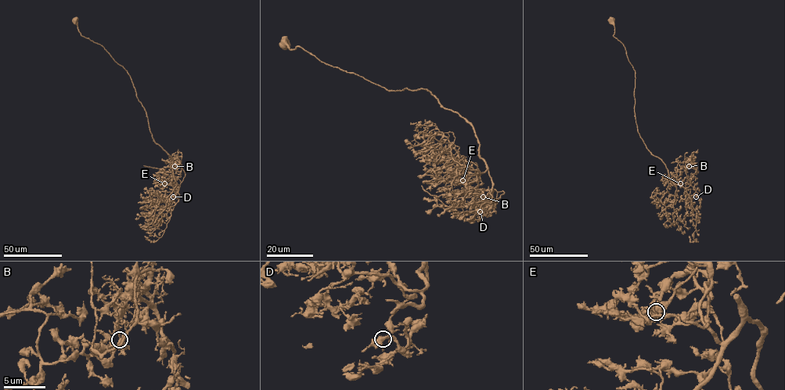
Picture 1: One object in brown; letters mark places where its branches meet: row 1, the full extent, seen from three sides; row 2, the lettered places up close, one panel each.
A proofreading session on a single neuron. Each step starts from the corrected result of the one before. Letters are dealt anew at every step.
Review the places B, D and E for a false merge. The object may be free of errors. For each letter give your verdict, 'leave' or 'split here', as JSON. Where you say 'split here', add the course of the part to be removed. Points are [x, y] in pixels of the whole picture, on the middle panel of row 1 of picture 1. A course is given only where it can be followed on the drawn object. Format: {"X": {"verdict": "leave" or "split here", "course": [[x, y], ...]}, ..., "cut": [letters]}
{"B": {"verdict": "split here", "course": [[484, 196], [475, 210], [454, 211], [430, 195], [421, 185]]}, "D": {"verdict": "leave"}, "E": {"verdict": "leave"}, "cut": ["B"]}

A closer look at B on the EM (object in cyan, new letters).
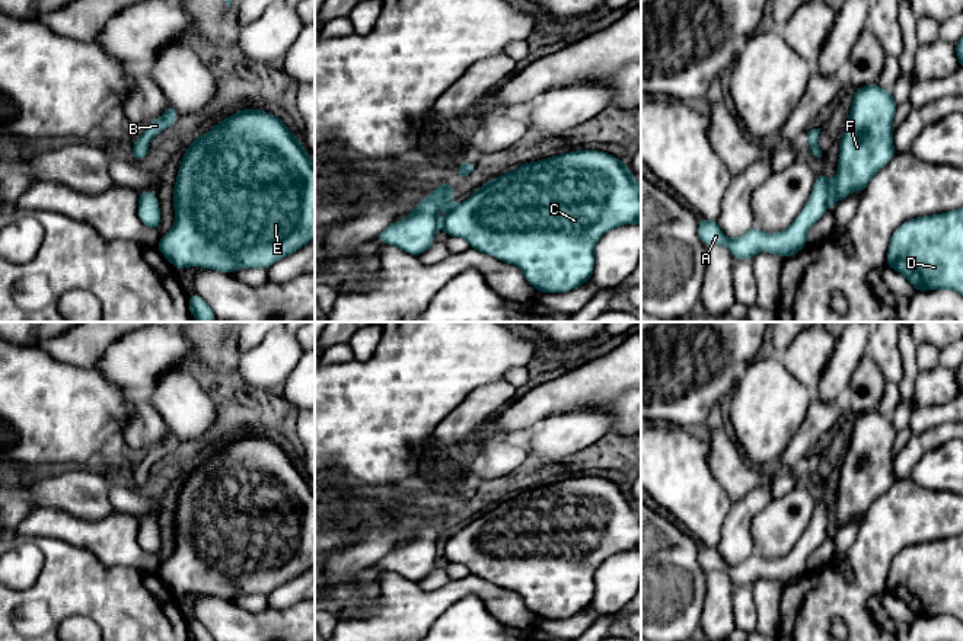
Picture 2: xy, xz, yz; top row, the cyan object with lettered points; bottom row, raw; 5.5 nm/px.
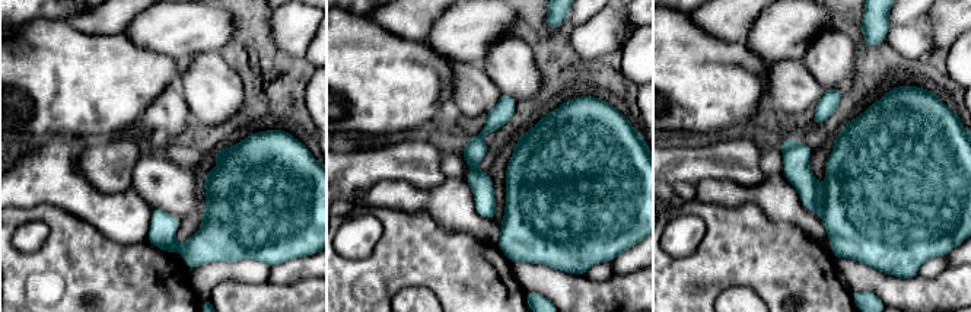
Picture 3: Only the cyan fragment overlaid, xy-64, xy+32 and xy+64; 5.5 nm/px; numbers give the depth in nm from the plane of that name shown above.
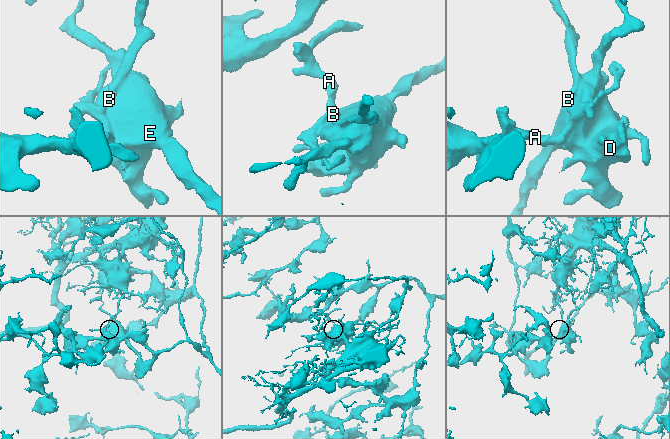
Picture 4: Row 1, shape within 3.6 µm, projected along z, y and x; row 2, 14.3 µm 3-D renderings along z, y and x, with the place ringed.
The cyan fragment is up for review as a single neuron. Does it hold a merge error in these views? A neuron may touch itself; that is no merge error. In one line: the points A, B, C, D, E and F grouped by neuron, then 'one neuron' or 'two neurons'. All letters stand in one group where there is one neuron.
A C D E F / B | two neurons

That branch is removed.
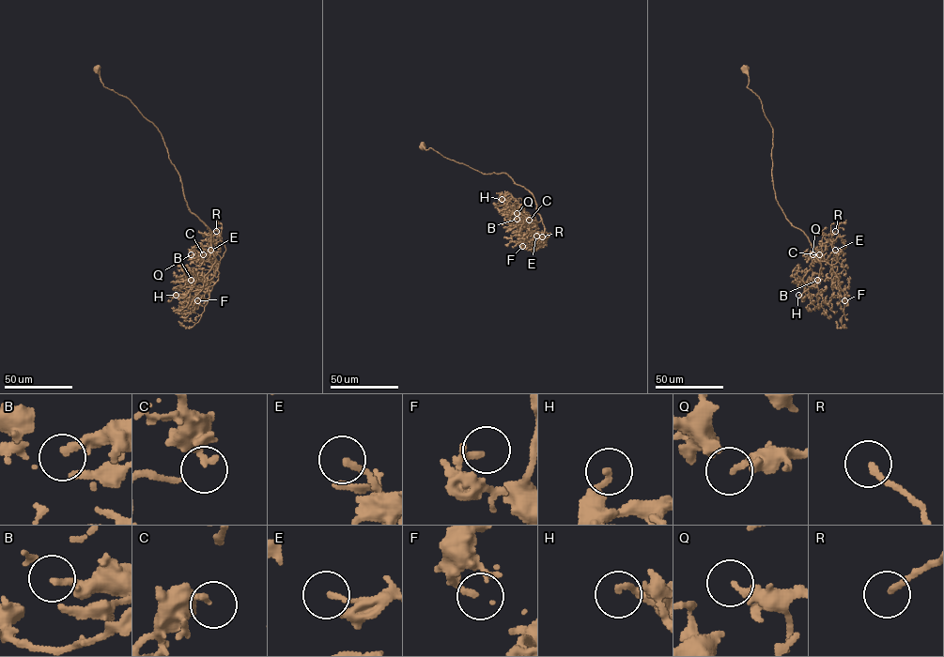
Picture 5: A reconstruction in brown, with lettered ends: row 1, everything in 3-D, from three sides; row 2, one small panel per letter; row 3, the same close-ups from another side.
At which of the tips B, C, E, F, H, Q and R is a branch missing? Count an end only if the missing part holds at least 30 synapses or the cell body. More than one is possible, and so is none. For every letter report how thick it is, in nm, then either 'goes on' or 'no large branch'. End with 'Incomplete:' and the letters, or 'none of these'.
B: 240 nm thick; no large branch
C: 320 nm thick; no large branch
E: 170 nm thick; no large branch
F: 190 nm thick; no large branch
H: 280 nm thick; no large branch
Q: 200 nm thick; no large branch
R: 180 nm thick; goes on
Incomplete: R

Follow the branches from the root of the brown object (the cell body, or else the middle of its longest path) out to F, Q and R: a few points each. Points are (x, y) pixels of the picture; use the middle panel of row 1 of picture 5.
F: (423, 145), (483, 174), (505, 173), (527, 189), (536, 204), (544, 236), (543, 239), (525, 240), (522, 246)
Q: (423, 145), (483, 174), (507, 174), (533, 195), (541, 220), (537, 221), (523, 210), (517, 213)
R: (423, 145), (483, 174), (505, 173), (524, 187), (536, 204), (544, 237), (551, 234), (546, 232), (542, 236)

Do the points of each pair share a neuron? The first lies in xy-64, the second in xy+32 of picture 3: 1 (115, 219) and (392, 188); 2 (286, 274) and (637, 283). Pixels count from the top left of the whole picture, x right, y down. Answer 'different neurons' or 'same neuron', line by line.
1: same neuron
2: different neurons

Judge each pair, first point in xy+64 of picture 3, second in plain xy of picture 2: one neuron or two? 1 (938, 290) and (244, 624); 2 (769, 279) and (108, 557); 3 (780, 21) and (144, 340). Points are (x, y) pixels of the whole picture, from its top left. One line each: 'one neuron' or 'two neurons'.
1: one neuron
2: two neurons
3: one neuron

